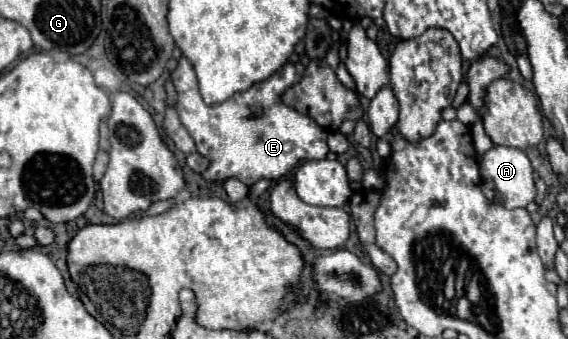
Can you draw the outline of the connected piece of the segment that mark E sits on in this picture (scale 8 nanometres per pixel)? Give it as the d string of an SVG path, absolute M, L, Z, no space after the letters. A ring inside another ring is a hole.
M184 57L178 59L176 71L172 71L172 81L178 91L176 111L182 125L192 135L196 151L210 161L208 169L202 173L204 179L226 181L230 177L236 177L250 187L258 179L280 181L300 161L324 159L328 155L328 133L314 119L300 115L280 103L280 95L292 83L296 83L302 73L304 67L300 63L286 63L272 77L258 85L252 85L244 93L236 93L230 101L206 105L198 93L198 81L190 61ZM234 99L244 99L244 105Z

